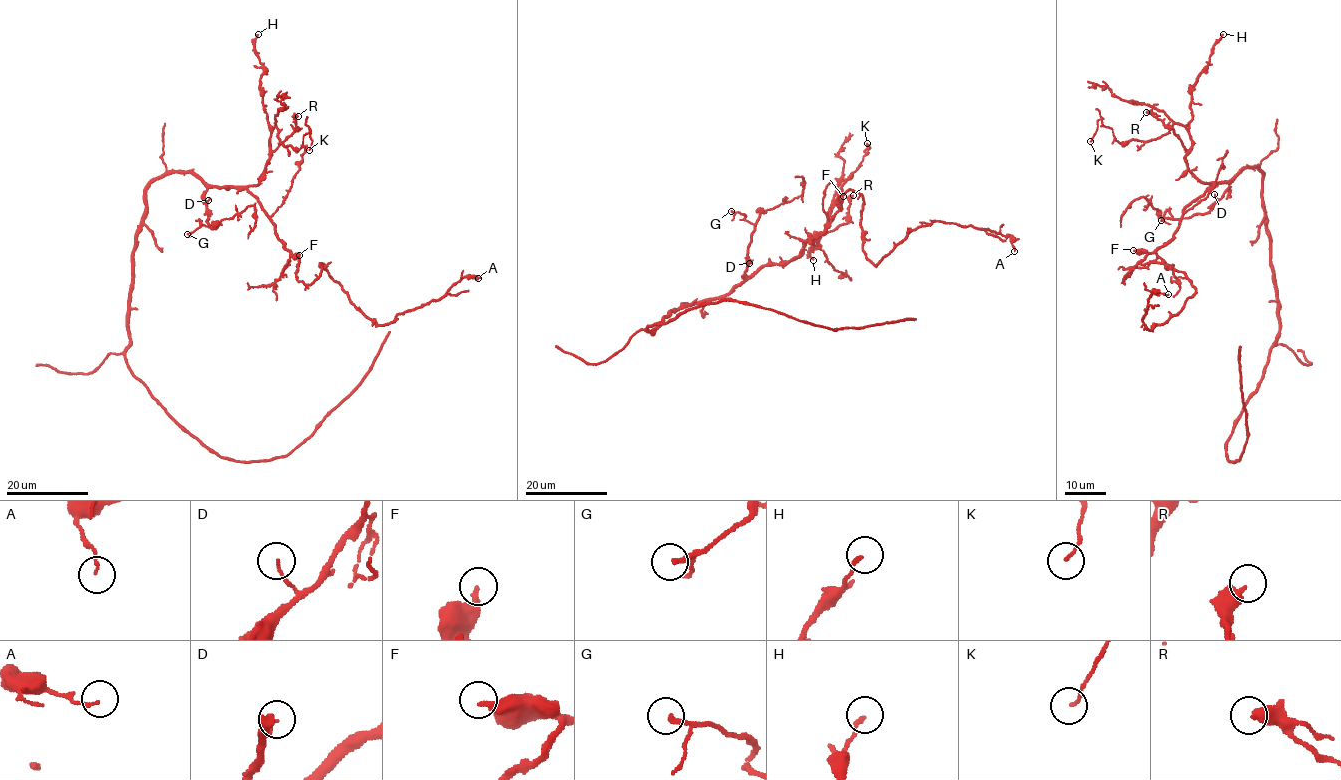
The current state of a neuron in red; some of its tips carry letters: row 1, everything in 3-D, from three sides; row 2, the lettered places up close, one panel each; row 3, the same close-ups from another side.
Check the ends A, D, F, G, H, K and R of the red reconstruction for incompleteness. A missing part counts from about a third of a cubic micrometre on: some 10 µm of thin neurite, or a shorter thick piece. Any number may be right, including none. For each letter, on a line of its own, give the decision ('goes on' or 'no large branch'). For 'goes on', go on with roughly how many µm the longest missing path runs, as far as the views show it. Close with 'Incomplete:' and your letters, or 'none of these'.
A: no large branch
D: no large branch
F: no large branch
G: no large branch
H: no large branch
K: no large branch
R: no large branch
Incomplete: none of these

